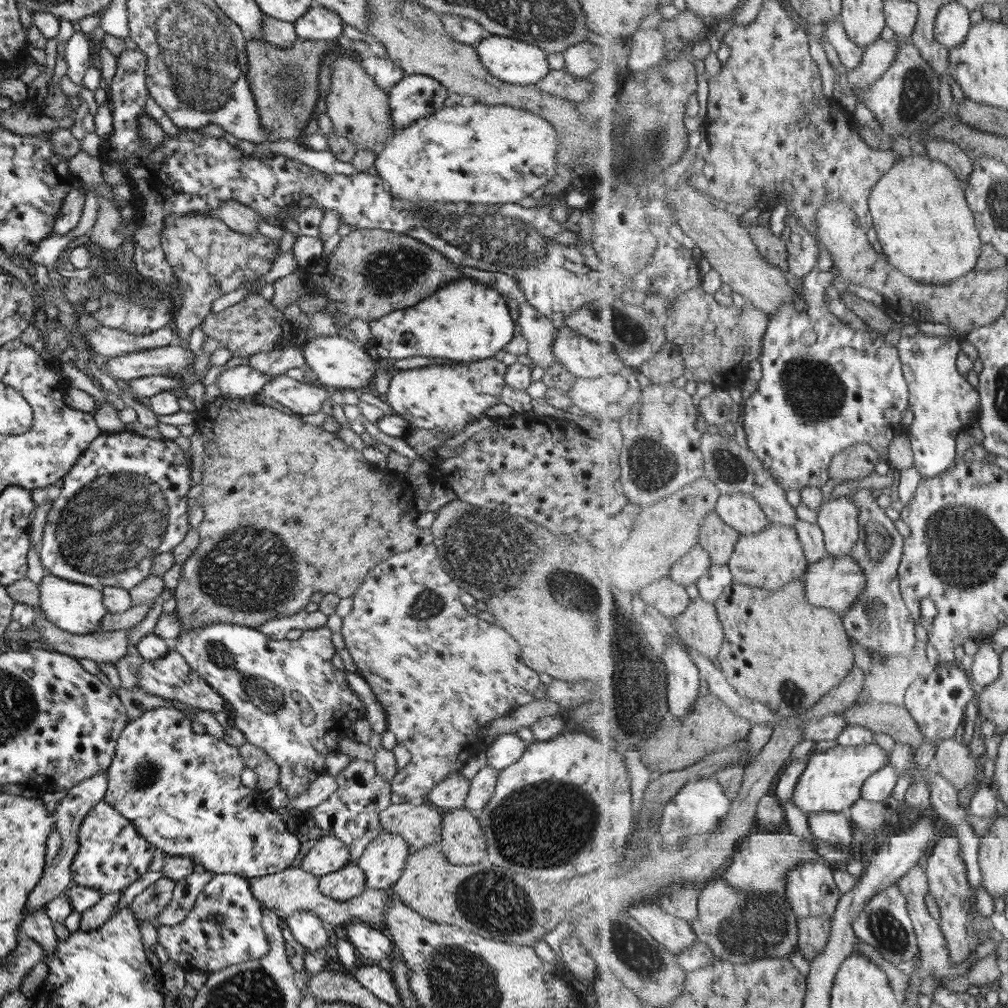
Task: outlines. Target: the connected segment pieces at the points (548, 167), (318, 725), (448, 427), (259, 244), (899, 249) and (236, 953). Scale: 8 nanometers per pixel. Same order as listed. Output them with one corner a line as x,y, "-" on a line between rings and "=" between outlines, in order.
465,101
459,105
441,107
439,110
432,112
412,122
409,126
402,127
395,131
377,150
374,156
373,168
378,177
384,183
384,189
388,190
392,196
399,200
406,200
409,204
415,206
431,206
434,202
467,202
477,205
502,205
505,203
517,203
521,198
530,196
540,186
544,186
553,178
553,167
557,165
555,159
556,151
556,130
543,117
539,118
536,114
523,110
522,108
511,108
503,105
486,105
485,103
475,103
=
211,622
204,624
201,628
194,628
180,633
173,644
175,650
185,659
187,666
193,673
197,673
208,685
212,688
222,700
229,706
232,712
227,712
231,715
232,726
237,728
243,734
247,743
256,746
263,750
271,760
275,761
278,766
278,787
282,788
286,794
286,800
295,798
301,791
308,787
308,784
319,778
321,775
328,774
326,768
326,756
329,753
335,752
337,744
347,738
350,734
352,722
362,718
364,708
362,702
357,698
357,695
348,687
346,674
331,665
331,657
335,654
335,649
331,643
331,632
327,627
321,627
315,630
304,630
297,640
277,640
267,639
264,634
257,628
249,626
239,626
238,624
229,624
228,622
=
498,357
399,370
390,379
389,388
382,399
395,414
408,421
414,430
449,432
451,438
460,434
469,424
485,418
485,408
499,404
505,370
=
192,211
190,214
164,216
160,247
181,294
181,304
170,324
175,324
175,336
182,344
191,330
209,314
210,304
215,298
250,284
269,270
277,255
278,242
267,239
257,231
241,234
231,230
224,222
207,213
=
907,156
895,163
874,186
869,197
874,230
887,260
908,277
928,285
946,285
951,280
964,277
973,271
981,252
983,241
977,228
975,215
966,197
966,187
951,166
925,156
=
214,874
205,883
193,908
188,910
181,923
156,927
157,941
167,952
167,958
177,962
185,972
201,971
206,975
240,962
257,961
264,956
268,944
261,928
261,915
259,902
249,891
247,878
235,874

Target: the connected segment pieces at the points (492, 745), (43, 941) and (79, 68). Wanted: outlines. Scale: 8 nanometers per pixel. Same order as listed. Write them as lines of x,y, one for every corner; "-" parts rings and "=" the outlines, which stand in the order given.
515,733
497,735
483,748
486,766
497,771
507,768
523,754
527,745
=
44,906
39,910
25,912
25,917
20,922
19,933
24,933
38,944
42,950
42,962
49,959
56,950
58,939
53,934
53,924
46,915
=
76,31
60,49
63,50
64,60
67,64
66,75
73,83
80,84
82,76
90,67
87,40
81,32

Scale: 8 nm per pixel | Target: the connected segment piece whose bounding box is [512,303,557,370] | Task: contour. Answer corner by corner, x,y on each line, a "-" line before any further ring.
529,303
520,304
512,309
519,335
526,340
527,351
524,359
543,370
557,363
551,351
556,323
539,314

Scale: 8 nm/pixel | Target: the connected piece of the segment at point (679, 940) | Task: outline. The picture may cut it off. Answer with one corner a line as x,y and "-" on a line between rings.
658,903
637,904
629,909
628,913
638,920
655,940
664,944
672,953
677,954
697,942
697,936
691,928
690,921
663,911

